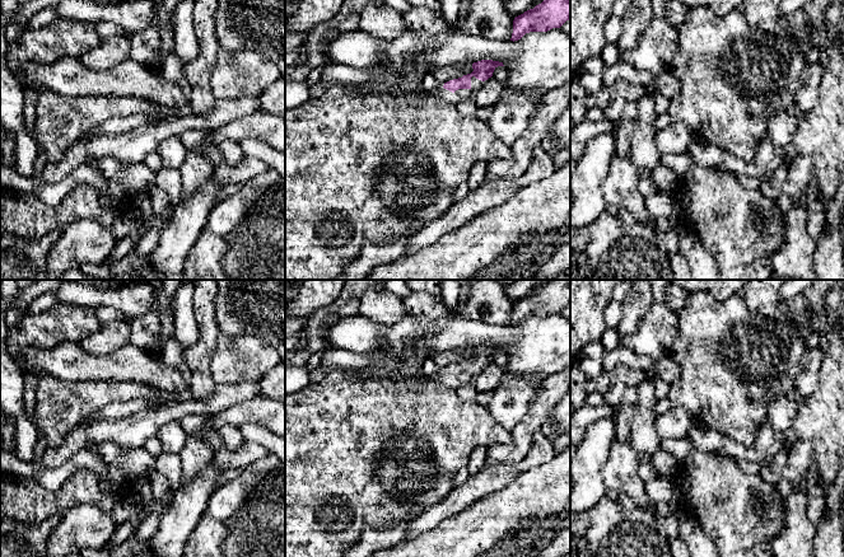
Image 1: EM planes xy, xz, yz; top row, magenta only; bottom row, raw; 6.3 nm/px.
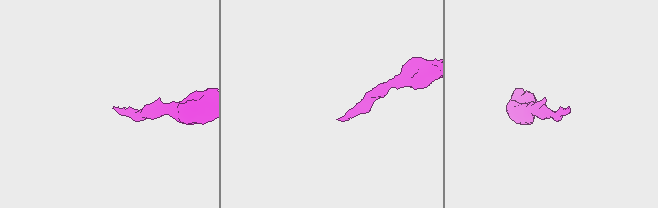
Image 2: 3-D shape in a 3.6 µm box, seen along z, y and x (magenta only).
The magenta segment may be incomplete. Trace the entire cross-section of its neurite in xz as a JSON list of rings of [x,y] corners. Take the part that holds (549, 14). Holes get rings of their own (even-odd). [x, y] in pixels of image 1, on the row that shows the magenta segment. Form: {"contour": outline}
{"contour": [[[544,0],[533,9],[514,18],[510,41],[518,41],[530,32],[547,32],[560,28],[569,19],[570,0]]]}

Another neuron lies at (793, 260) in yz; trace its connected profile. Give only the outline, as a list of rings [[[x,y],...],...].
[[[799,201],[787,214],[784,240],[764,265],[770,268],[771,278],[817,280],[815,251],[816,239],[807,231],[807,207]]]

